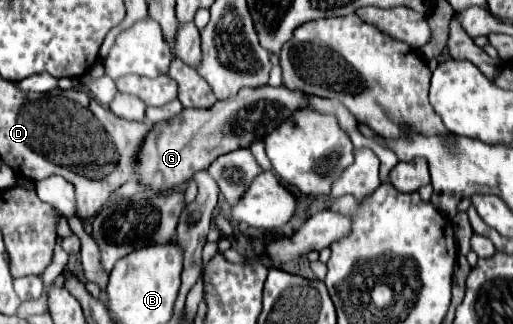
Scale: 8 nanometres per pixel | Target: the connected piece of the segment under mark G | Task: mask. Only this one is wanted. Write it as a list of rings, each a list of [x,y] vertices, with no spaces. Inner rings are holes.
[[[287,86],[243,88],[239,94],[215,102],[211,108],[185,108],[175,118],[151,128],[143,152],[139,152],[139,182],[159,192],[175,188],[187,182],[195,172],[205,170],[215,158],[263,140],[283,124],[285,118],[303,108],[309,108],[309,96],[301,90],[289,90]]]

